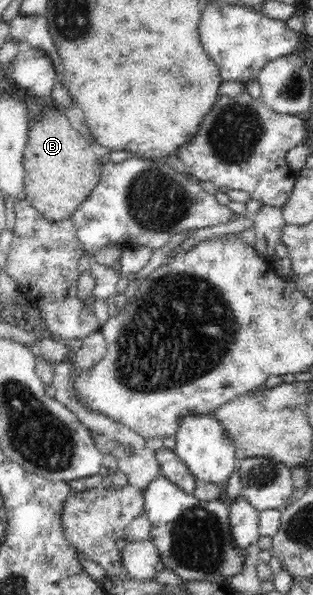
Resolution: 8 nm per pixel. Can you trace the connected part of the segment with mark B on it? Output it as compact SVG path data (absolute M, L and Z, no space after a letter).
M53 101L44 107L41 116L32 119L23 156L25 199L38 211L38 214L50 221L60 221L71 217L88 198L101 177L102 164L101 159L94 153L95 143L87 141L82 133L72 127L72 123L65 114L65 109L66 107Z

